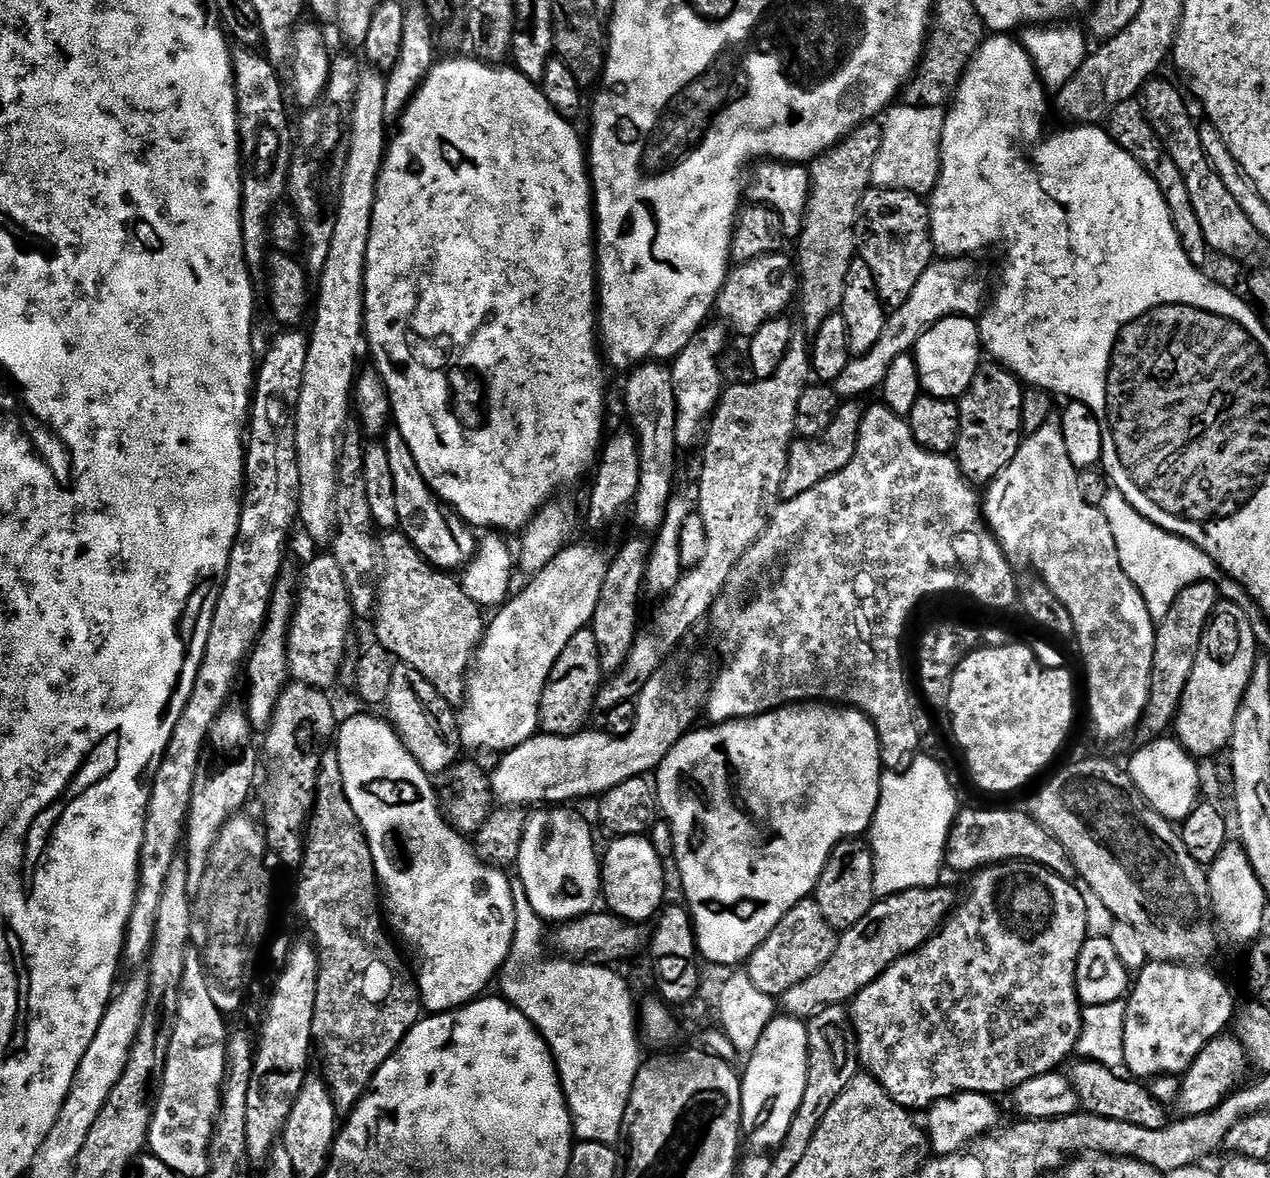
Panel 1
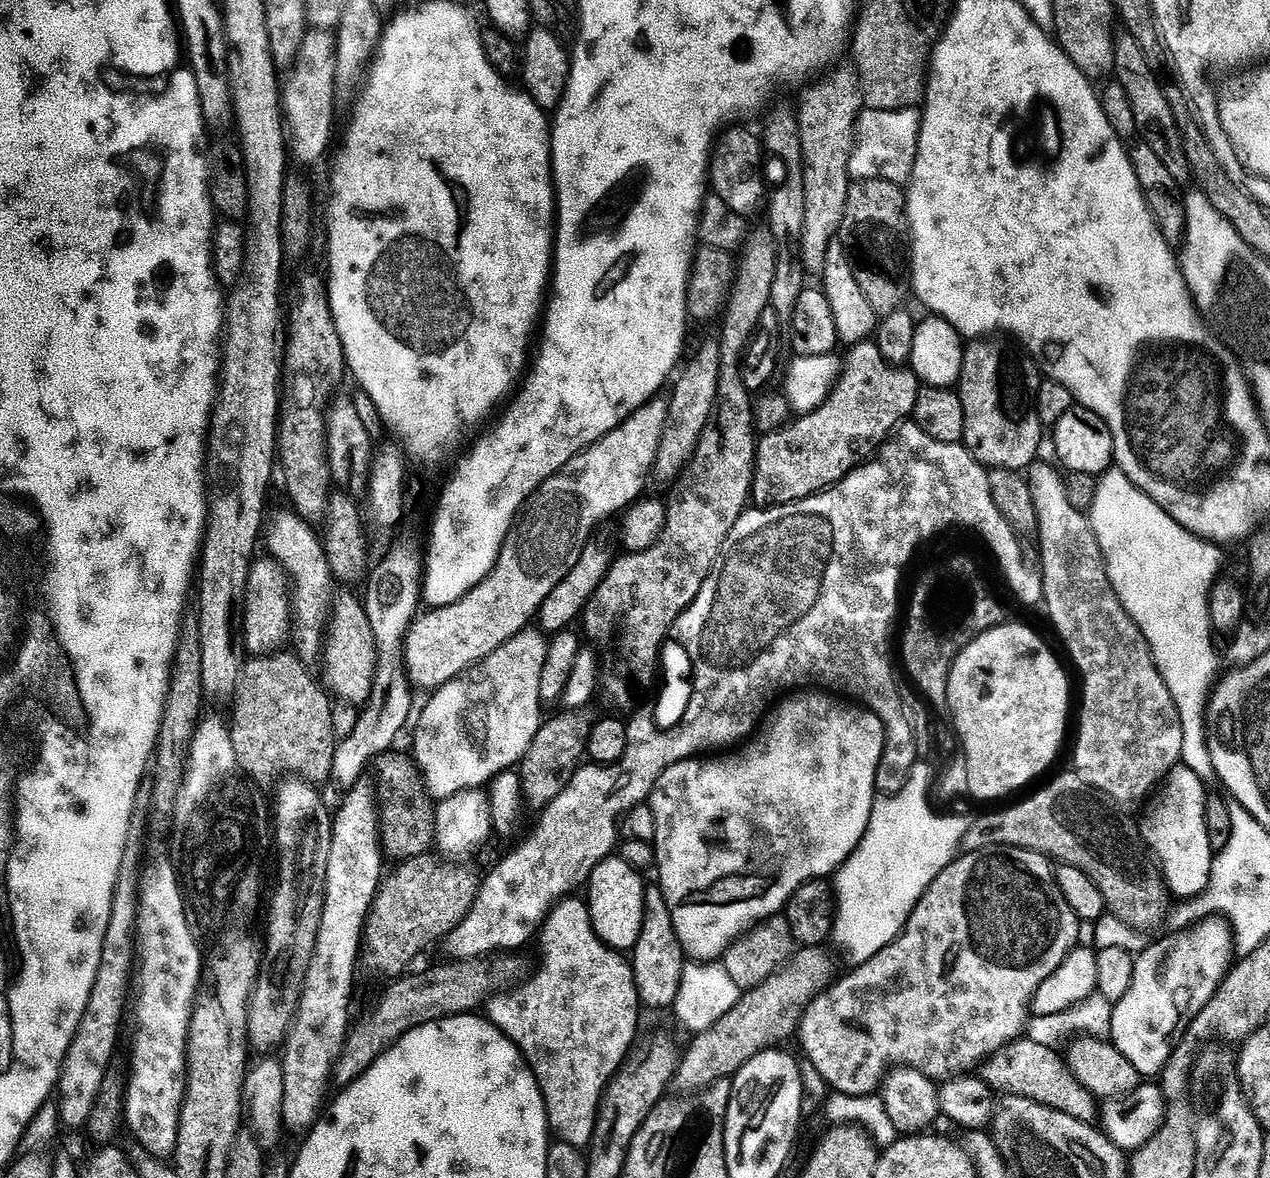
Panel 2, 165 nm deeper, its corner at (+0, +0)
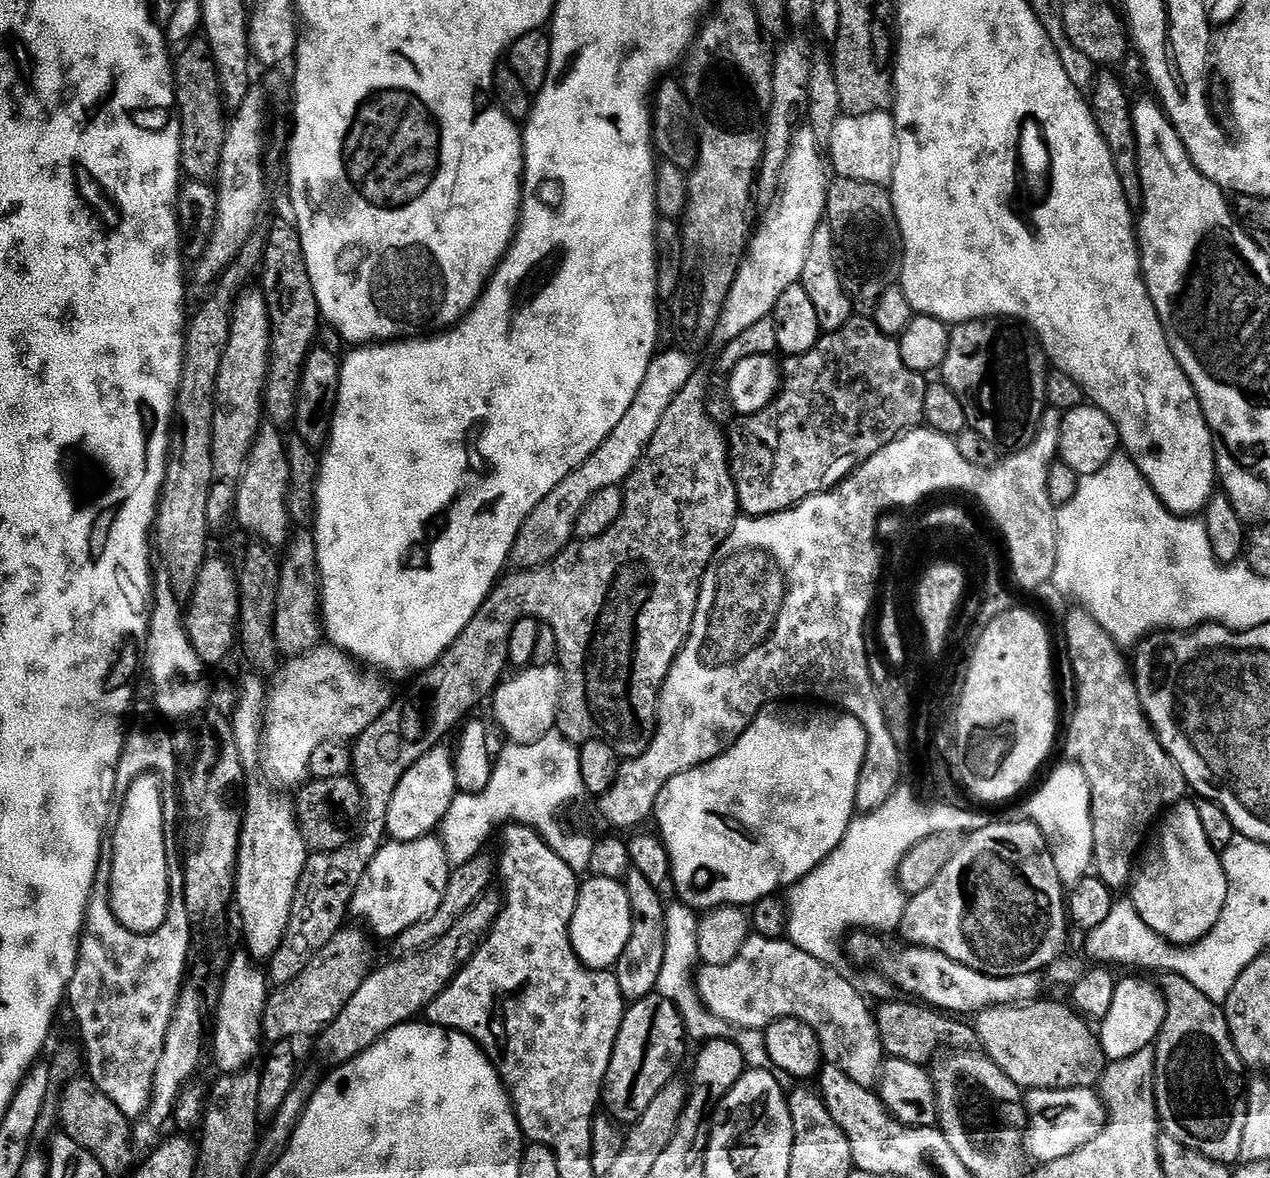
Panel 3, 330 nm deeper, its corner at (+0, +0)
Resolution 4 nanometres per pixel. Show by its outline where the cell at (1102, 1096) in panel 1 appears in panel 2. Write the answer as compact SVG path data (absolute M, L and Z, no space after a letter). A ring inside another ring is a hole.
M1029 1038L1008 1044L1002 1051L989 1057L981 1067L980 1076L996 1092L1030 1098L1040 1105L1070 1114L1079 1121L1092 1124L1100 1114L1097 1097L1078 1082L1063 1055L1057 1049L1036 1044Z

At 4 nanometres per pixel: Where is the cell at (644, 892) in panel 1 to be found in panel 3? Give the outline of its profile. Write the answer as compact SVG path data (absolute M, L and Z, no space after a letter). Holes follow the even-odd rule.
M601 876L585 879L580 885L580 897L576 903L574 918L572 919L572 944L576 947L576 953L580 955L582 963L587 968L597 970L608 970L615 966L632 937L633 919L634 911L631 898L628 896L627 887L621 881L602 878Z

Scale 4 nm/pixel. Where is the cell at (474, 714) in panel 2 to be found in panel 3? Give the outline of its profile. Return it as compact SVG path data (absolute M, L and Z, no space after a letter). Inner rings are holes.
M444 746L430 749L417 764L410 766L410 770L404 775L402 782L398 782L398 790L394 790L392 809L389 811L388 820L387 835L392 840L422 839L424 836L435 833L437 831L435 828L439 826L440 819L444 820L447 817L451 810L452 800L458 793L458 783L453 753L451 751L448 753L446 749L447 747Z

